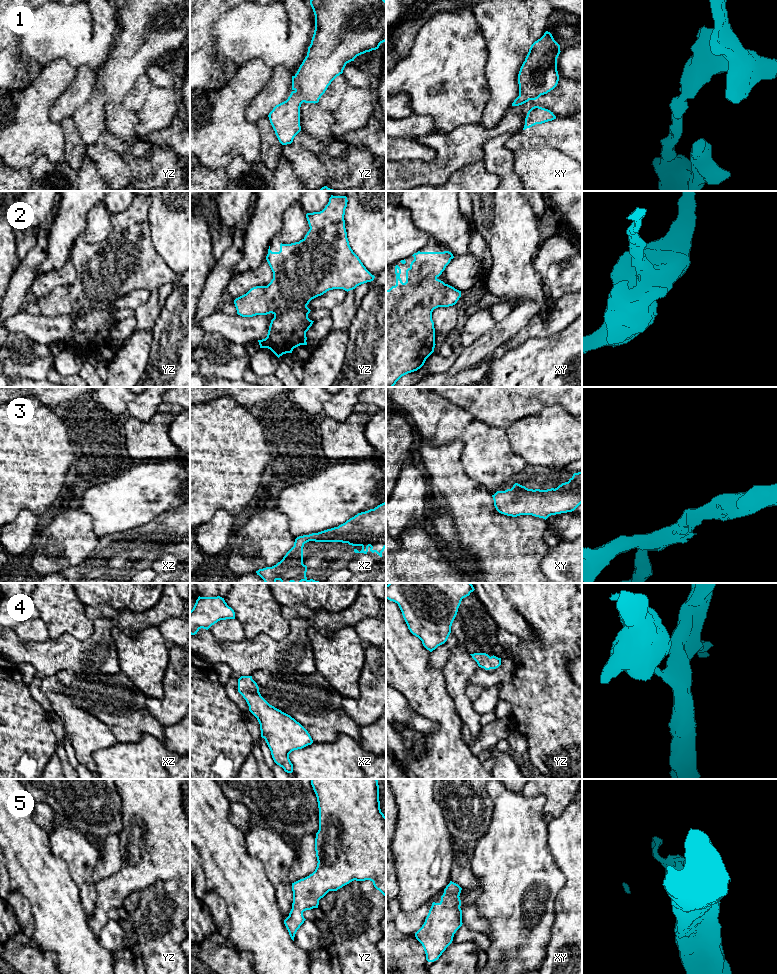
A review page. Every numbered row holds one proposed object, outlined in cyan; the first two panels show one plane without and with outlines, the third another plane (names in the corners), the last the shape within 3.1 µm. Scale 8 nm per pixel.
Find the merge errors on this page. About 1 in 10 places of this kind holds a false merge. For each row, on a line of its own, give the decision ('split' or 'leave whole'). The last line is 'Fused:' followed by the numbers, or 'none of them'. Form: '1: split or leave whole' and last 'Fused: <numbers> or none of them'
1: leave whole
2: leave whole
3: leave whole
4: leave whole
5: leave whole
Fused: none of them

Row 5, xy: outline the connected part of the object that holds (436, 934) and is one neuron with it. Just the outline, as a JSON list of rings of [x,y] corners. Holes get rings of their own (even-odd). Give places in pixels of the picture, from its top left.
[[[450,881],[444,889],[441,901],[432,903],[424,924],[415,933],[416,939],[424,948],[428,962],[439,959],[463,924],[459,897],[461,890],[458,884]]]

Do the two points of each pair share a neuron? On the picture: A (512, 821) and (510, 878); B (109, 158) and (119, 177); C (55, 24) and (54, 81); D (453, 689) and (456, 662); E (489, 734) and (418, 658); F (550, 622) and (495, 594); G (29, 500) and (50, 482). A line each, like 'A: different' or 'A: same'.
A: same
B: same
C: different
D: same
E: different
F: different
G: same

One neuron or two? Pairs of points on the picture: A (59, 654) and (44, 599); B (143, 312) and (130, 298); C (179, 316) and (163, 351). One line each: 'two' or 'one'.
A: two
B: two
C: one

